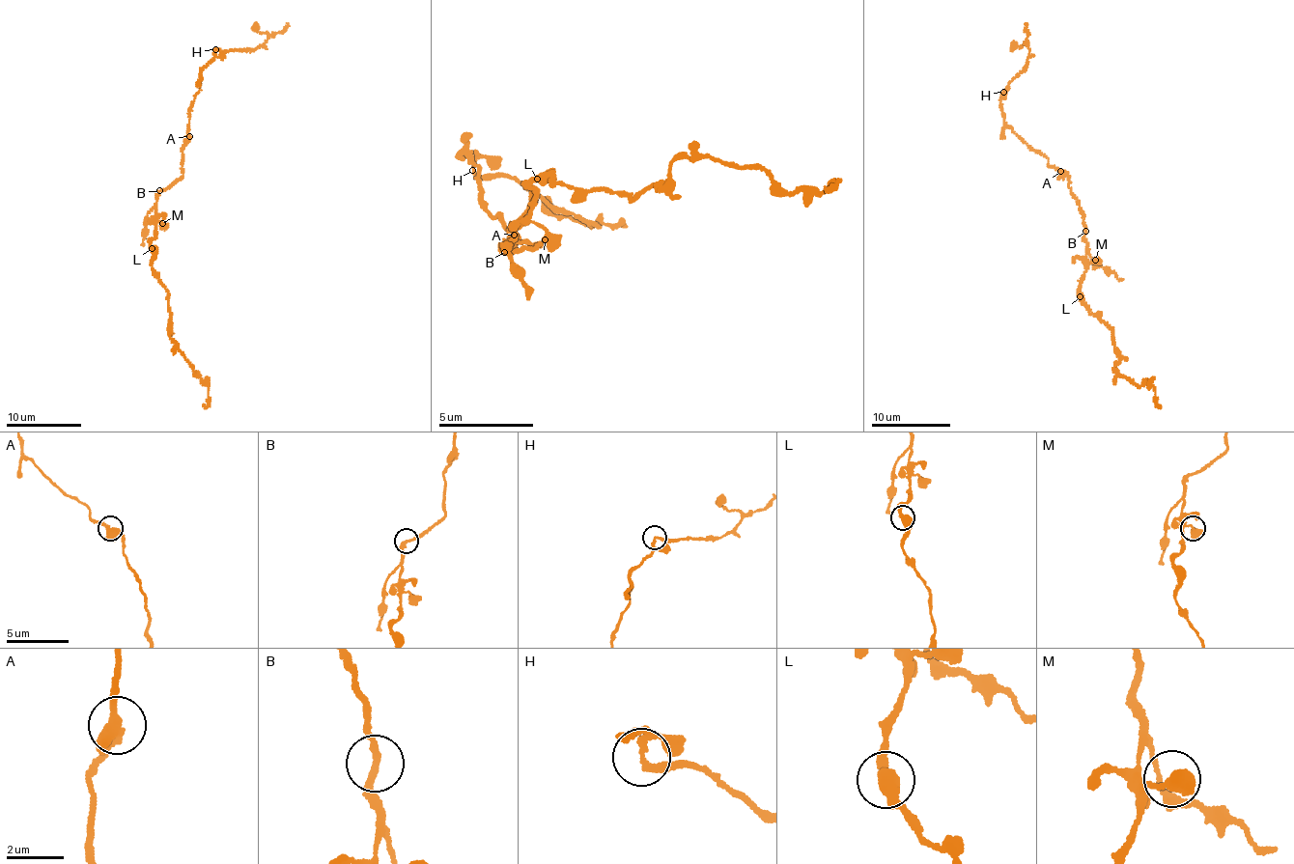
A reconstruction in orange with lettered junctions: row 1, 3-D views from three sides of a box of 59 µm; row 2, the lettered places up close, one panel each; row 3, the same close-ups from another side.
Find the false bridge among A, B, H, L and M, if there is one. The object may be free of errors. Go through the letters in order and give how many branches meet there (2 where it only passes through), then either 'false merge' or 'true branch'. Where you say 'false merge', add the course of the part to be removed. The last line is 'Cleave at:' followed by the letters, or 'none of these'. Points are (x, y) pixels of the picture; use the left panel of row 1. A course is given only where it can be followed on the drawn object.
A: 2 | true branch
B: 2 | true branch
H: 2 | true branch
L: 2 | true branch
M: 1 | true branch
Cleave at: none of these

